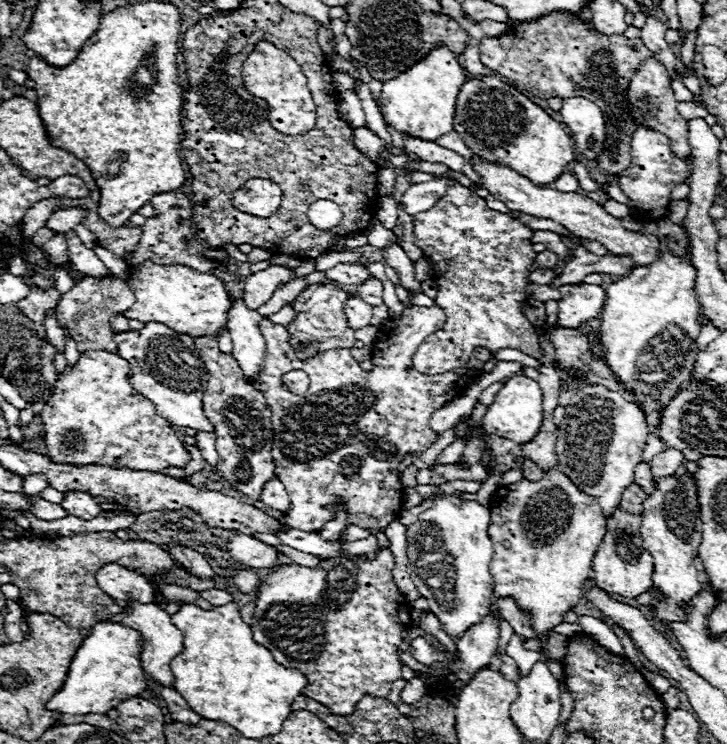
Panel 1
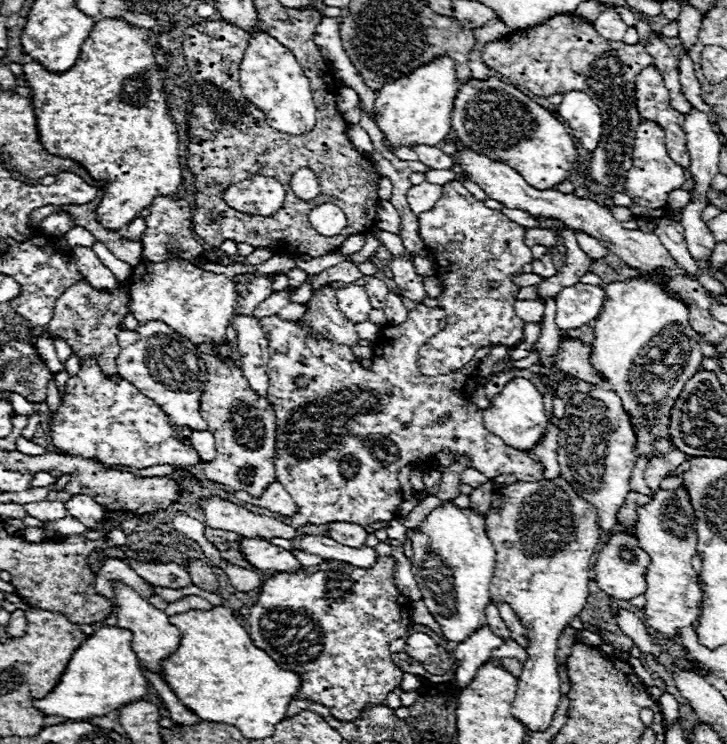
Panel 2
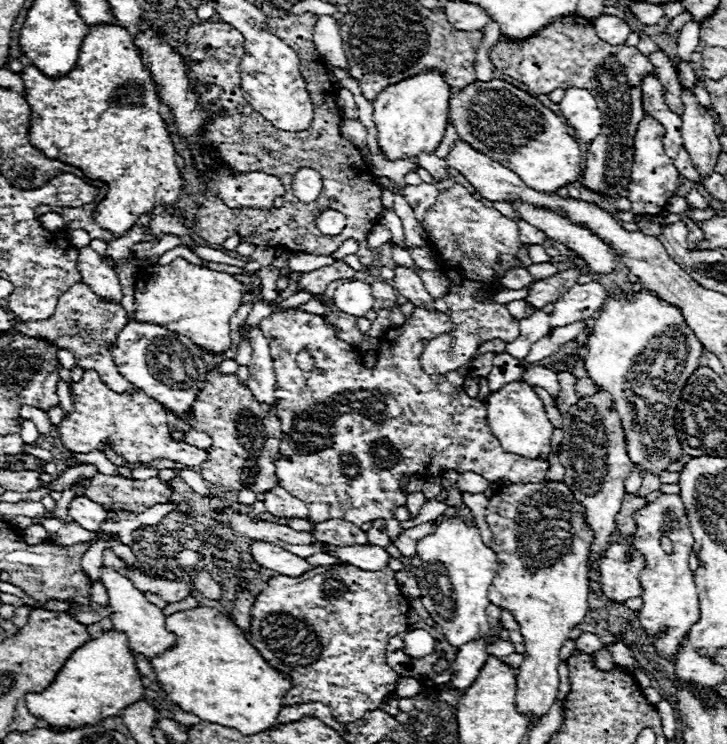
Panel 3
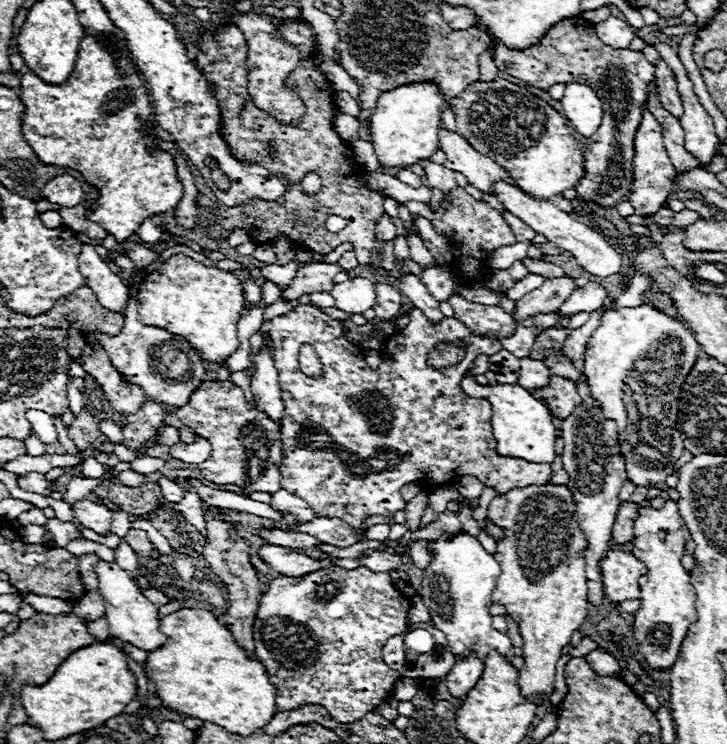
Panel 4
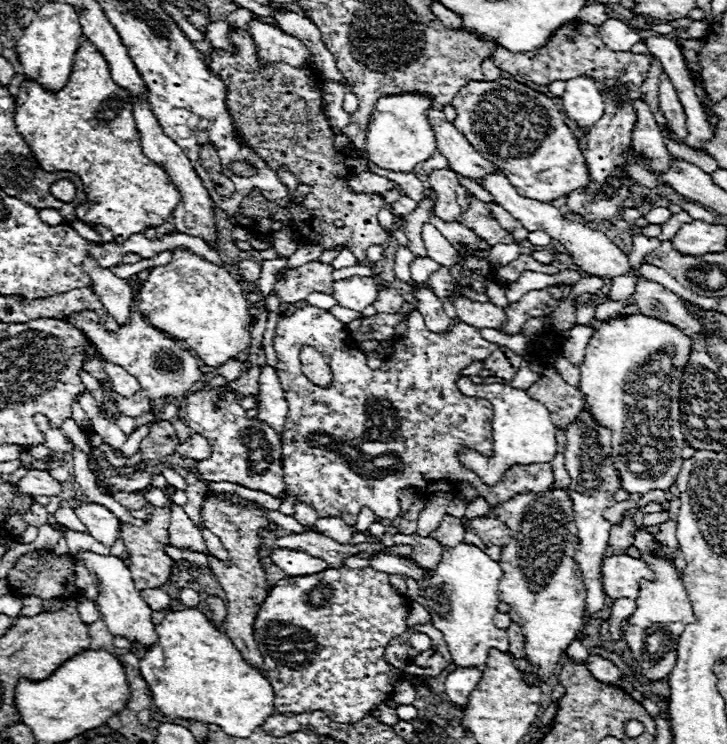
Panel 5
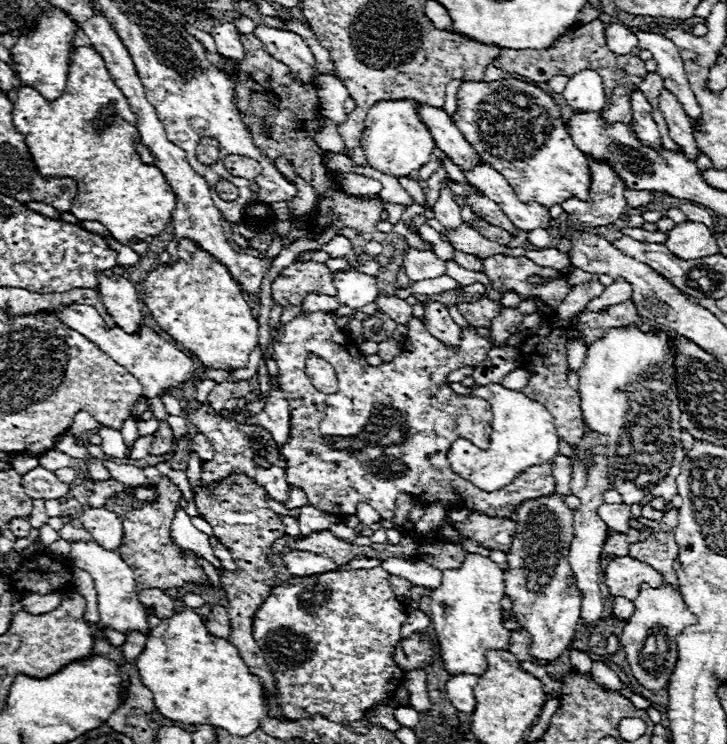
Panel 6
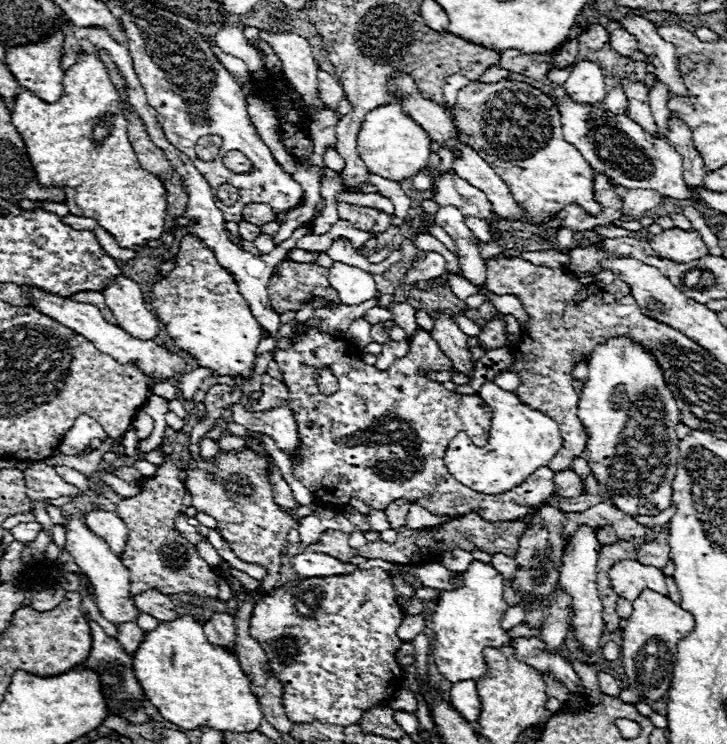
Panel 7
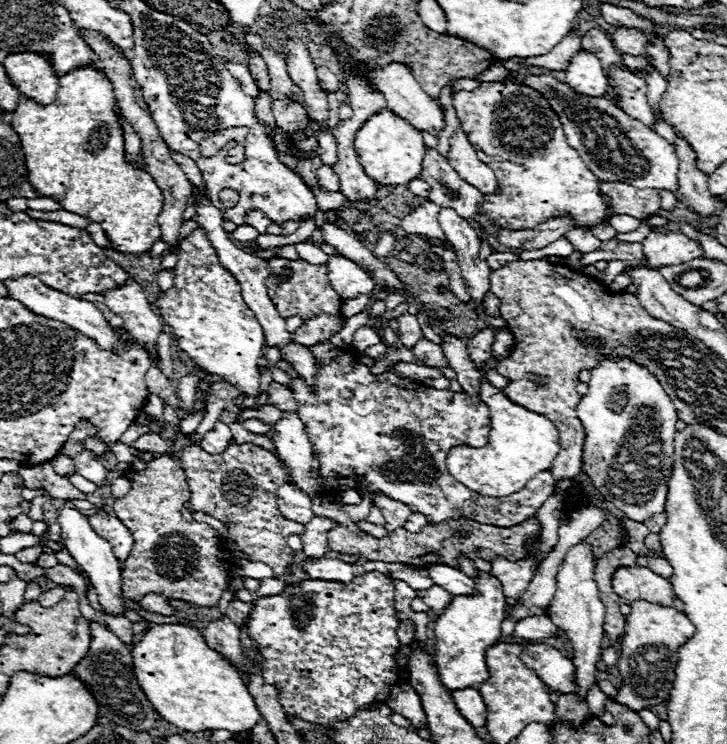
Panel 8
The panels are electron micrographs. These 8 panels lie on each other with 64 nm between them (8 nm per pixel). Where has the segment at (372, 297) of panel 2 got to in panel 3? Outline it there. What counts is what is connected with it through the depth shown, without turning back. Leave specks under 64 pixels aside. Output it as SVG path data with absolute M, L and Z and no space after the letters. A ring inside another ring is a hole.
M372 282L372 296L374 296L374 310L376 312L384 312L390 310L392 304L398 300L396 290L388 284L388 282Z

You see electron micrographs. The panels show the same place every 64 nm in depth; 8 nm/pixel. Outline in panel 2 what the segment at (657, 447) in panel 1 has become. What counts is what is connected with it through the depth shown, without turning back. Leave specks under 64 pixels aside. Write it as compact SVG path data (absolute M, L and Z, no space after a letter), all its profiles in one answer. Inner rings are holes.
M640 458L640 460L638 460L638 464L636 464L636 468L634 468L634 474L632 474L632 484L630 484L630 488L650 496L650 494L652 494L652 490L650 490L650 488L646 486L646 482L644 482L644 470L646 470L648 462L650 462L648 458Z

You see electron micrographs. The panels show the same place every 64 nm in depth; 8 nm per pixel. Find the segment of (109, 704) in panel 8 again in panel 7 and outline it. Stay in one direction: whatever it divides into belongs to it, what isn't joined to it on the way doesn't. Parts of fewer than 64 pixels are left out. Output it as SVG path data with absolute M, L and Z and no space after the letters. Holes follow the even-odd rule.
M88 618L88 624L92 628L92 650L90 650L90 656L84 660L84 666L98 670L104 684L110 686L110 690L108 690L110 692L110 704L108 704L110 714L118 714L118 716L122 716L122 718L126 718L126 720L130 720L134 724L148 722L150 716L144 714L144 710L140 708L140 704L142 704L142 700L140 700L142 698L142 688L140 688L140 684L138 684L136 676L134 676L134 670L132 670L132 656L126 654L124 648L120 646L120 642L110 638L98 626L98 622Z

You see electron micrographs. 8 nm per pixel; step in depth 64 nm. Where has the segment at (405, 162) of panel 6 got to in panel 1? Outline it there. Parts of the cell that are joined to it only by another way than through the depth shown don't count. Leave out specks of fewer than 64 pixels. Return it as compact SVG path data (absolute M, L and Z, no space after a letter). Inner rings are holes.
M440 44L432 48L432 52L428 52L424 60L418 60L416 66L408 68L408 72L382 82L384 86L380 104L386 122L392 124L398 132L408 132L410 136L436 142L436 138L440 138L442 134L452 132L456 98L468 78L468 72L462 68L456 54L452 54L448 46Z

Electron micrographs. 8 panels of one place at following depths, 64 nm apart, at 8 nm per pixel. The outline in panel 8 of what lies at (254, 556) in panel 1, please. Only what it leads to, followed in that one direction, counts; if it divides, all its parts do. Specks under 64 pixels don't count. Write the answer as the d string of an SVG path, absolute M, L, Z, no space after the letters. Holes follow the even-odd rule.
M304 556L304 564L302 564L302 570L306 576L310 578L318 578L318 580L338 580L342 584L348 584L356 574L354 574L354 568L352 564L346 564L342 562L340 558L310 558L310 556Z

